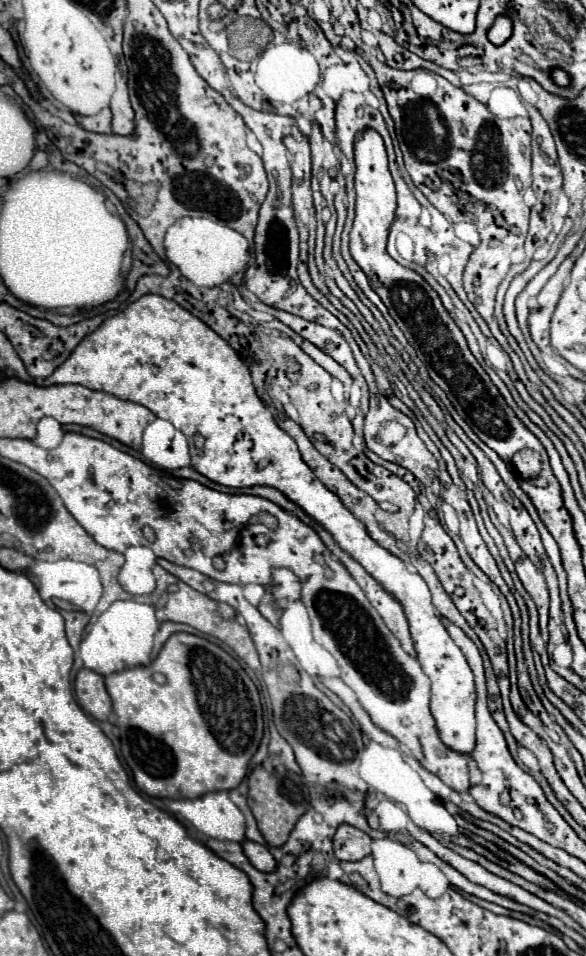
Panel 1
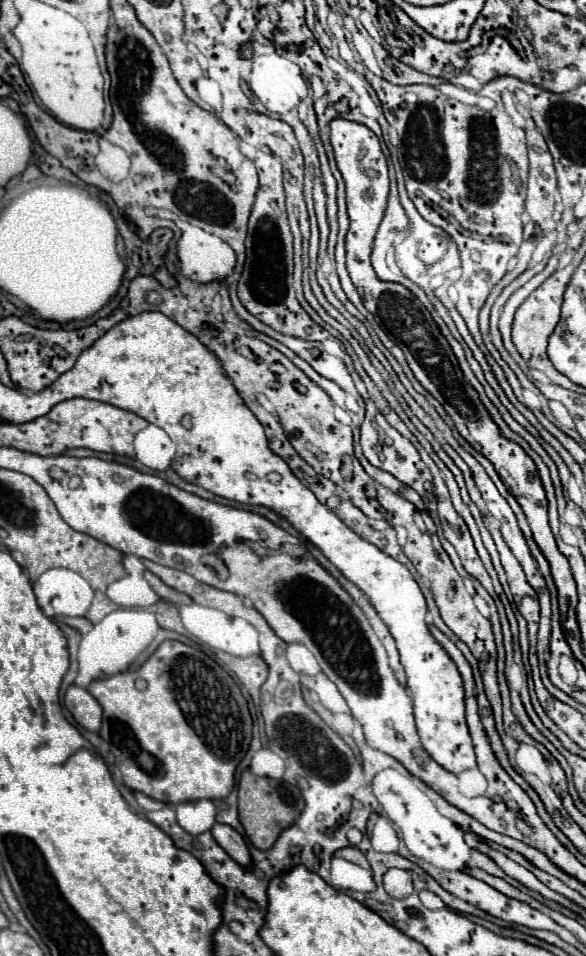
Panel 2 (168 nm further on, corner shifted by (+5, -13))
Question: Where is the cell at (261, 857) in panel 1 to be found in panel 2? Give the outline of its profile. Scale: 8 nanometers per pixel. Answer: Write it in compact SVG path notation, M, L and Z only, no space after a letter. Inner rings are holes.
M215 823L211 827L211 835L213 839L243 867L251 867L251 855L249 855L249 849L243 841L243 837L229 825L225 823Z

